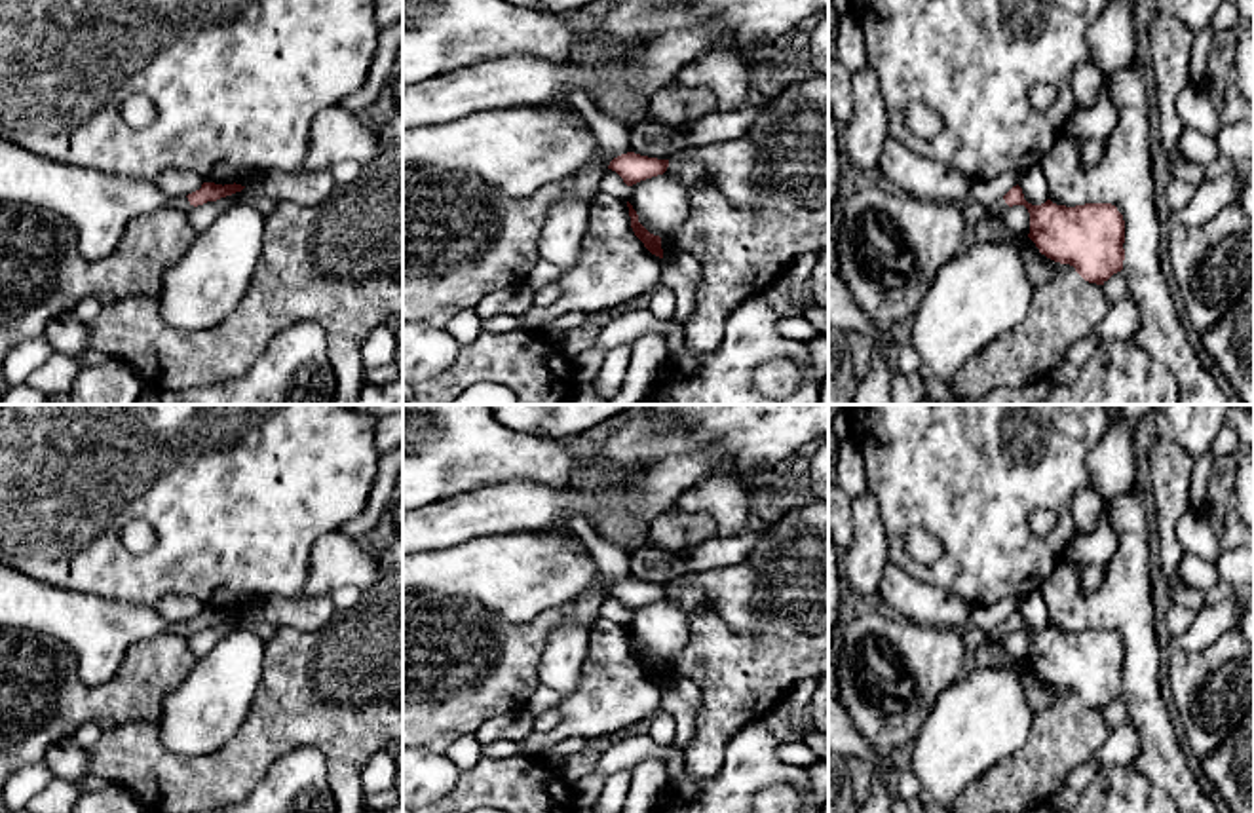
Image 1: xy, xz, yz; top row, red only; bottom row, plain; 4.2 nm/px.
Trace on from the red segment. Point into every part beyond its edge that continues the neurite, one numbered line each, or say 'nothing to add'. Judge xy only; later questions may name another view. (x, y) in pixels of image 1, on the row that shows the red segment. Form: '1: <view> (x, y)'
1: xy (97, 206)

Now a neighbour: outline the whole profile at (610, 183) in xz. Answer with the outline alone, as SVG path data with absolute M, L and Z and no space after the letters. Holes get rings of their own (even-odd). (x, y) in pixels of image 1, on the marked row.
M612 169L604 171L598 190L610 196L616 196L623 201L631 201L631 196L633 196L631 186L627 186L623 179Z

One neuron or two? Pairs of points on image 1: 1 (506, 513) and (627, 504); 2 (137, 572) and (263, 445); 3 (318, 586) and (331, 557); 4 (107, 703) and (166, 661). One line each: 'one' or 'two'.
1: one
2: one
3: one
4: one

